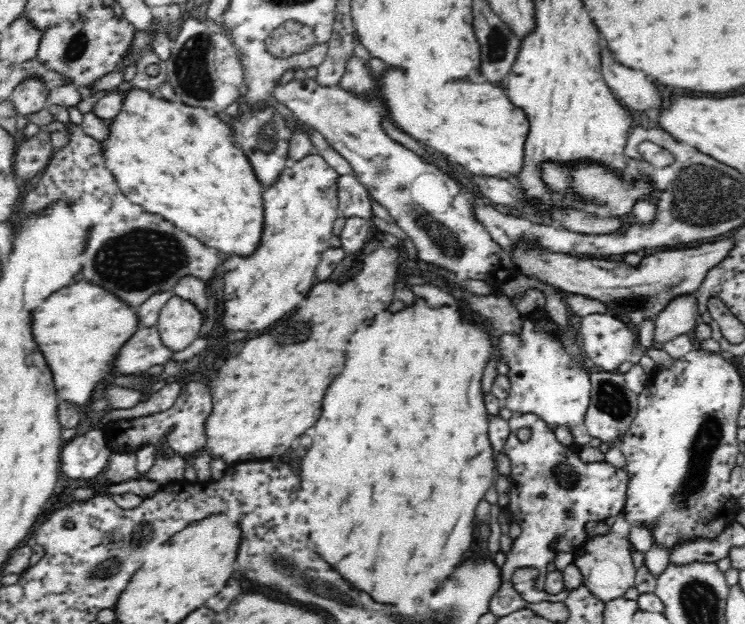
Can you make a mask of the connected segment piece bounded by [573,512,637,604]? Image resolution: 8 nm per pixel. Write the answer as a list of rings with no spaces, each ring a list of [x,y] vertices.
[[[623,512],[618,513],[609,531],[604,535],[597,535],[587,539],[583,544],[584,551],[574,550],[573,562],[583,576],[583,585],[590,589],[596,599],[605,604],[621,598],[628,589],[633,588],[637,569],[634,566],[630,551],[629,532],[631,524],[626,520]]]

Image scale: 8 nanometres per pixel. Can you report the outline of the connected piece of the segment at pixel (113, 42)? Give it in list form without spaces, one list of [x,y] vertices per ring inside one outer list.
[[[109,9],[88,14],[88,16],[84,16],[84,20],[77,17],[75,19],[65,19],[60,24],[54,24],[54,26],[50,26],[50,28],[43,31],[37,50],[37,59],[52,71],[60,73],[63,78],[71,80],[76,86],[88,87],[89,90],[91,84],[96,83],[99,78],[121,68],[121,60],[131,47],[135,30],[132,23],[125,18],[118,19],[114,15],[114,11]]]

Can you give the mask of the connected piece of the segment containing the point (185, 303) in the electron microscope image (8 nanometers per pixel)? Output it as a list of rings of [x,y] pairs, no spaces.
[[[176,295],[170,297],[160,309],[156,324],[162,344],[174,353],[190,346],[202,328],[201,312],[190,300]]]

